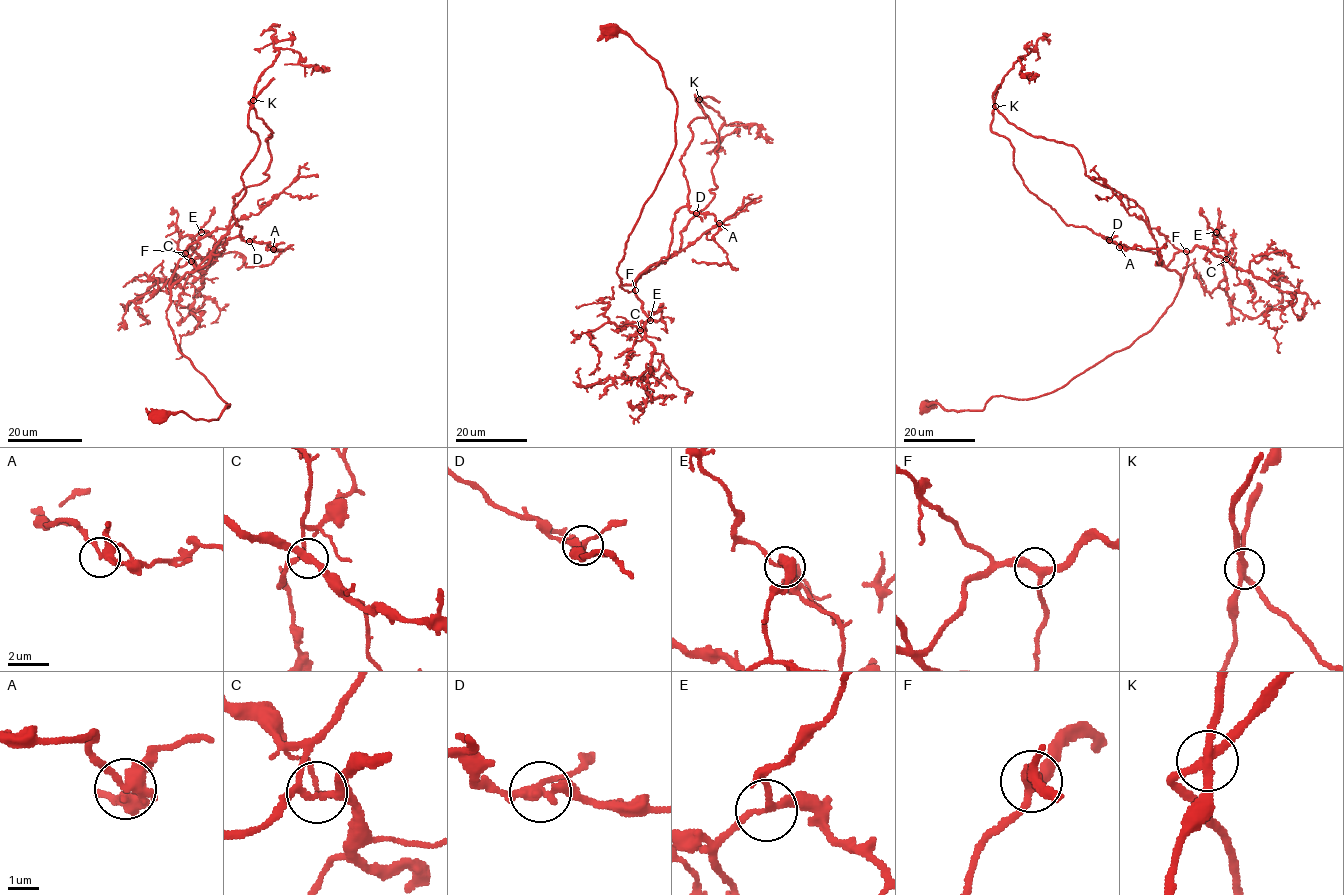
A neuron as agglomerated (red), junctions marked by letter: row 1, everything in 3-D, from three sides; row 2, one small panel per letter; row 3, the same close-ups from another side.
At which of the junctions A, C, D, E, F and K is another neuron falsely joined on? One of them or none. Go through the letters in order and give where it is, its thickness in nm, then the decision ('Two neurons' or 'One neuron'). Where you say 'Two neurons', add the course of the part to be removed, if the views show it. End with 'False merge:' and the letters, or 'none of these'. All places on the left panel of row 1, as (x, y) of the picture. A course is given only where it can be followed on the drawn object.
A: Place: (273, 249). Thickness 300 nm. One neuron
C: Place: (191, 261). Thickness 200 nm. One neuron
D: Place: (249, 241). Thickness 300 nm. One neuron
E: Place: (201, 232). Thickness 190 nm. One neuron
F: Place: (185, 253). Thickness 280 nm. One neuron
K: Place: (253, 100). Thickness 260 nm. Two neurons. Course of the part to remove: (252, 100), (272, 132), (265, 140), (268, 177), (233, 197), (229, 231), (170, 288)
False merge: K

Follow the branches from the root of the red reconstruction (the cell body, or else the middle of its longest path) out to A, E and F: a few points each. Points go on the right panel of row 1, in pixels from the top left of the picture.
A: (924, 406), (981, 410), (993, 396), (1036, 398), (1146, 333), (1181, 276), (1156, 253), (1102, 236), (1119, 248)
E: (924, 406), (981, 410), (993, 396), (1028, 400), (1065, 385), (1153, 326), (1195, 247), (1226, 259), (1216, 232)
F: (924, 406), (981, 410), (993, 396), (1028, 400), (1065, 385), (1153, 326), (1183, 282), (1186, 251)

